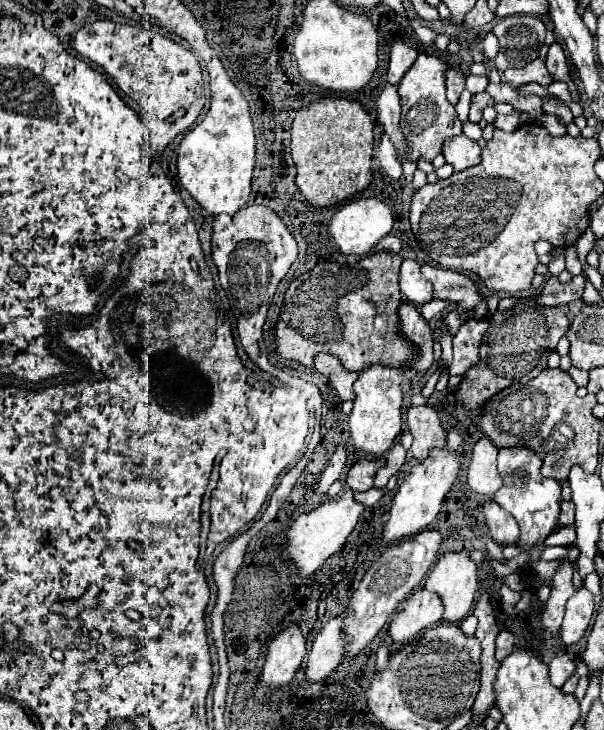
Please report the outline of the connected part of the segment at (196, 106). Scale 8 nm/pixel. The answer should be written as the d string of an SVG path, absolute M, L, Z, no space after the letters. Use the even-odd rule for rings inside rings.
M98 20L84 26L72 38L72 48L76 54L96 62L124 94L140 104L140 112L150 128L150 146L156 152L154 162L158 162L158 156L180 132L196 122L206 104L202 72L196 56L156 30ZM164 120L168 120L168 130L164 130Z

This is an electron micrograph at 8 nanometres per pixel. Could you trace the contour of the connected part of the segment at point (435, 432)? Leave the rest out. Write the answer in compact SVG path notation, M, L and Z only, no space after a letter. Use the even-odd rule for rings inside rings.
M410 406L406 412L406 424L414 436L412 455L419 461L424 460L430 448L446 446L446 430L434 408L430 406Z

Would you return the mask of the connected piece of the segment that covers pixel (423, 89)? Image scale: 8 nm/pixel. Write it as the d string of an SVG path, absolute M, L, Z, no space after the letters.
M420 53L398 84L398 94L402 104L400 126L402 126L402 134L408 140L408 150L406 150L408 162L416 164L420 158L432 162L434 156L442 152L442 144L448 136L452 138L462 134L462 122L458 120L454 106L446 100L446 88L444 88L446 68L448 66L440 58Z

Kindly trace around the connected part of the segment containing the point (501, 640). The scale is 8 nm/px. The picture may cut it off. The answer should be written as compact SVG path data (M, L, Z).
M502 630L496 638L496 660L502 662L514 650L514 636L508 630Z

